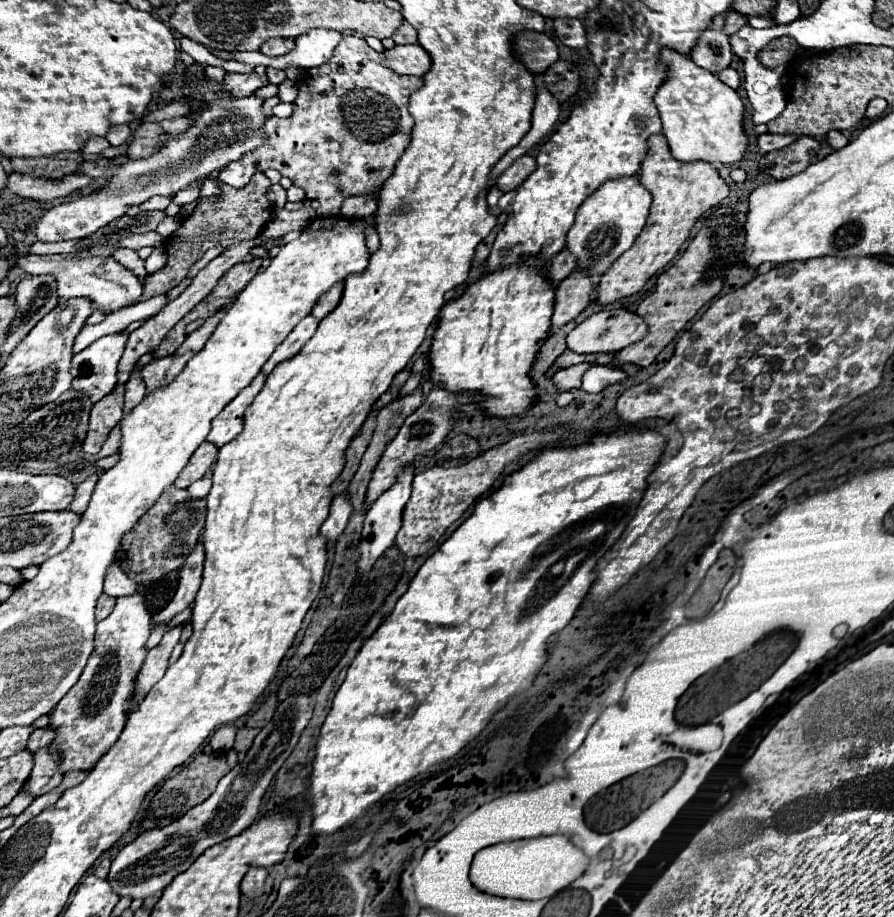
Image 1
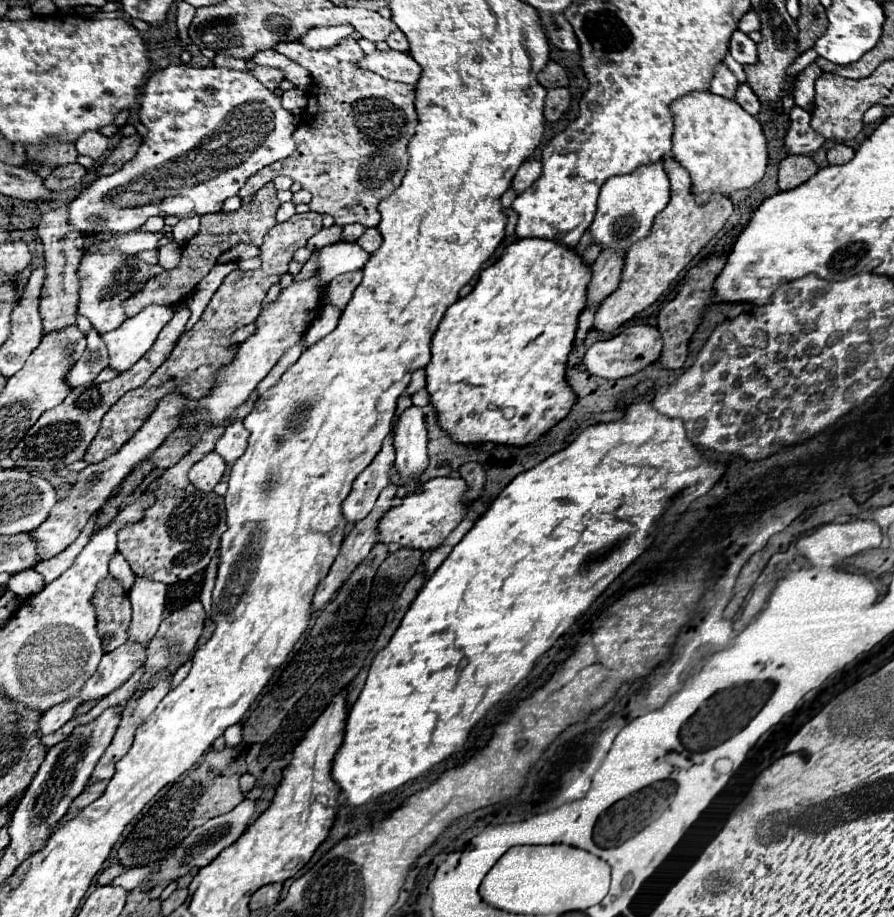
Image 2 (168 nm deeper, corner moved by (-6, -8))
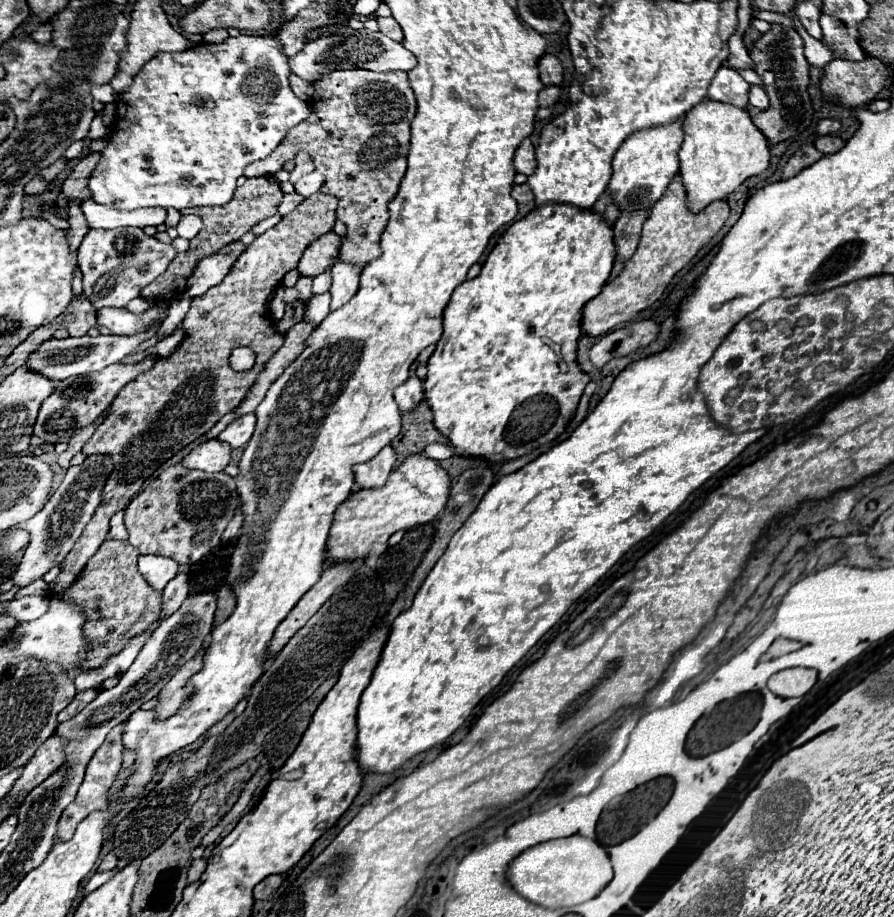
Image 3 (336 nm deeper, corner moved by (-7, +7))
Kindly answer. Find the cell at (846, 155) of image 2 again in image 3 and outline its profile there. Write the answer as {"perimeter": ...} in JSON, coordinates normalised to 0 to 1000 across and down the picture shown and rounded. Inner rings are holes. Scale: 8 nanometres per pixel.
{"perimeter":[[[917,148],[911,159],[919,168],[933,168],[933,166],[937,166],[944,159],[944,153],[937,150],[937,148]]]}

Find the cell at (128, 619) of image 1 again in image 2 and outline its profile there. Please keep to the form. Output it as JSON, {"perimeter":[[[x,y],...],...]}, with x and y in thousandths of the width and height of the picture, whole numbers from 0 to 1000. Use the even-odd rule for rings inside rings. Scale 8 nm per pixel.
{"perimeter":[[[151,631],[144,642],[147,653],[147,682],[142,686],[142,701],[167,701],[182,677],[187,638],[167,631]]]}

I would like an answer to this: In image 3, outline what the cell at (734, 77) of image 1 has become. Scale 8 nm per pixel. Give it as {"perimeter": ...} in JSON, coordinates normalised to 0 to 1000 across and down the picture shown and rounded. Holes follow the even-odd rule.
{"perimeter":[[[841,94],[839,96],[839,113],[846,120],[859,120],[861,109],[859,109],[859,103],[855,100],[855,96],[850,96],[850,94]]]}

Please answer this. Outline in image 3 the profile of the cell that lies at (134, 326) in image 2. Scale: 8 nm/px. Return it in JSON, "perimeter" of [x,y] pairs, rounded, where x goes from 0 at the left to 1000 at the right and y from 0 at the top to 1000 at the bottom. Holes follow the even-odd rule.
{"perimeter":[[[172,332],[172,336],[168,336],[163,342],[154,345],[143,340],[141,336],[110,336],[107,338],[107,347],[110,353],[121,358],[125,364],[145,364],[150,366],[152,362],[163,360],[170,349],[174,349],[174,345],[179,342],[179,332]]]}

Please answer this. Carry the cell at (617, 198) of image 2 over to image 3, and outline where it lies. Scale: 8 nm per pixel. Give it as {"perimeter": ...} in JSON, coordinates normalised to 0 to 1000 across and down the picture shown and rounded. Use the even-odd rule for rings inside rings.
{"perimeter":[[[758,126],[754,133],[743,137],[711,142],[696,155],[694,164],[687,168],[685,174],[687,188],[680,201],[687,220],[694,225],[696,231],[732,225],[747,205],[747,201],[752,198],[752,194],[758,190],[758,164],[765,148],[763,135],[765,135],[765,126]]]}

